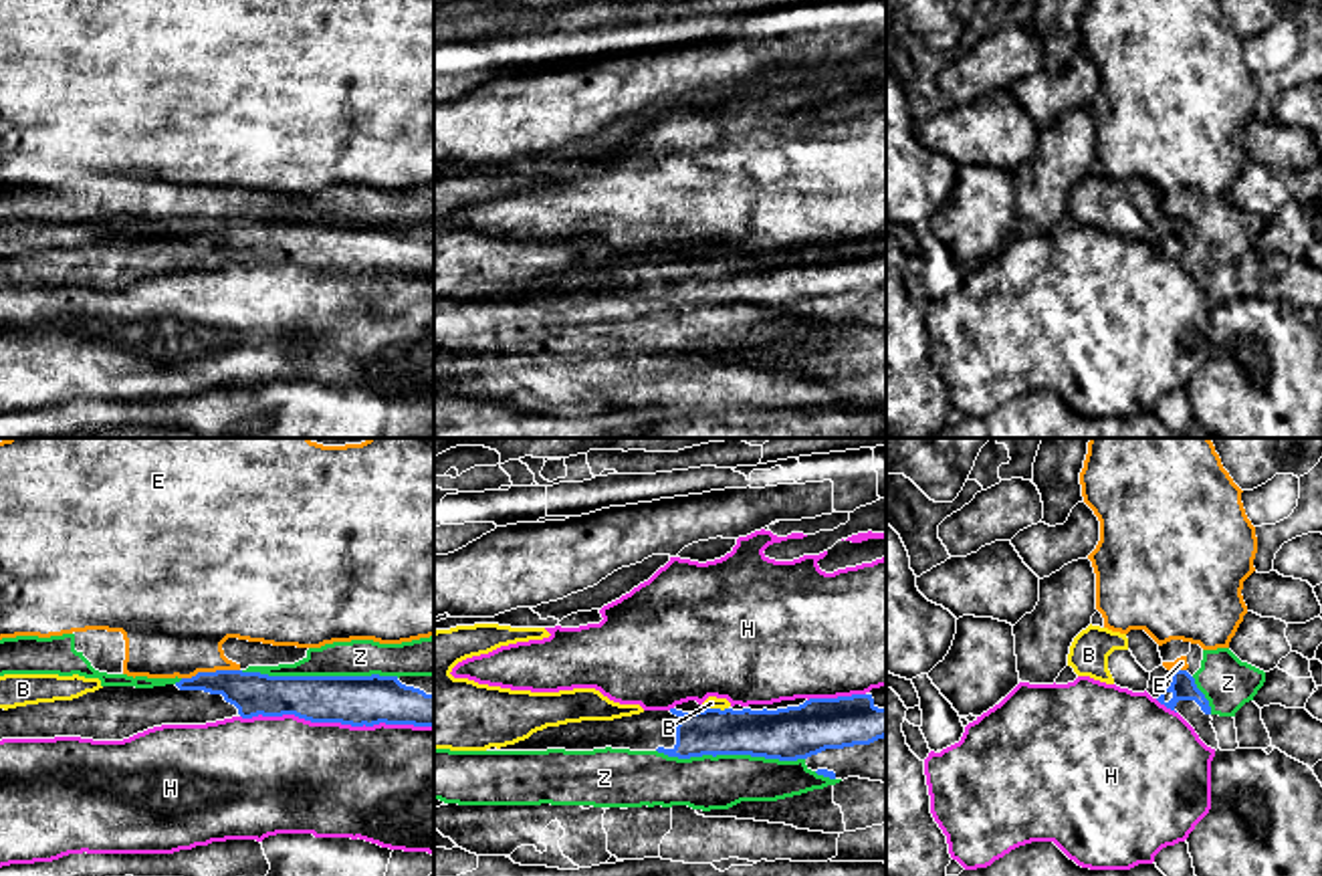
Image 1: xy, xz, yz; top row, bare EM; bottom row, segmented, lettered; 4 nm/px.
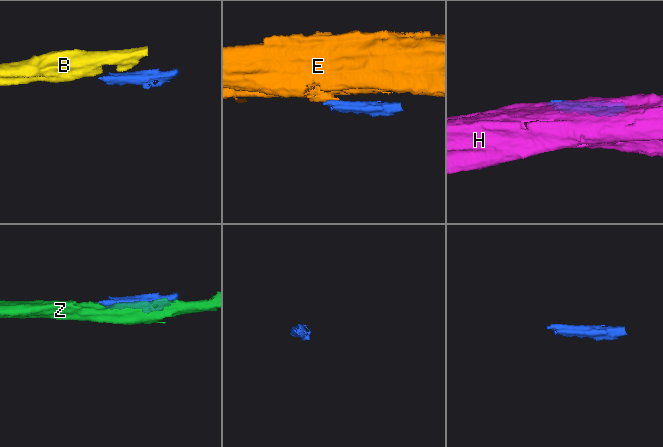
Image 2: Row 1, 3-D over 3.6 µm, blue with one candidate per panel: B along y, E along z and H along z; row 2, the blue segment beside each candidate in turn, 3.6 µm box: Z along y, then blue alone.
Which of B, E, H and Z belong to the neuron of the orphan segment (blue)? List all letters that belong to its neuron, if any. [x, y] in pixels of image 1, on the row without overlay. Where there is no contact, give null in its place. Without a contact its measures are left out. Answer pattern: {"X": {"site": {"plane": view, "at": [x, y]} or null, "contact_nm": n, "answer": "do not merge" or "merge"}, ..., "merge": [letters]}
{"B": {"site": {"plane": "xz", "at": [717, 257]}, "contact_nm": 100, "answer": "do not merge"}, "E": {"site": {"plane": "xy", "at": [210, 221]}, "contact_nm": 240, "answer": "do not merge"}, "H": {"site": {"plane": "xy", "at": [338, 269]}, "contact_nm": 750, "answer": "do not merge"}, "Z": {"site": {"plane": "xy", "at": [319, 225]}, "contact_nm": 650, "answer": "do not merge"}, "merge": []}

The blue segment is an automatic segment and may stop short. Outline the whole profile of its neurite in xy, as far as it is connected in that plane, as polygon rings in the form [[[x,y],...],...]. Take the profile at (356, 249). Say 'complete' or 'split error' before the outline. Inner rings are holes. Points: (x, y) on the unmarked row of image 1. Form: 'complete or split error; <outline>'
split error; [[[198,220],[176,232],[103,234],[73,248],[0,256],[2,287],[123,289],[161,272],[295,262],[351,275],[434,275],[434,224]]]

